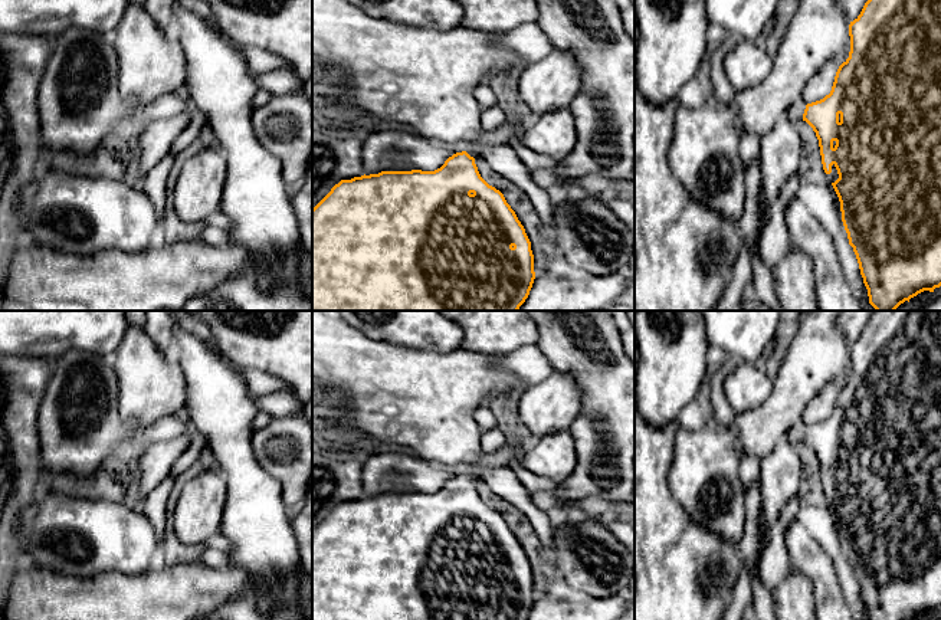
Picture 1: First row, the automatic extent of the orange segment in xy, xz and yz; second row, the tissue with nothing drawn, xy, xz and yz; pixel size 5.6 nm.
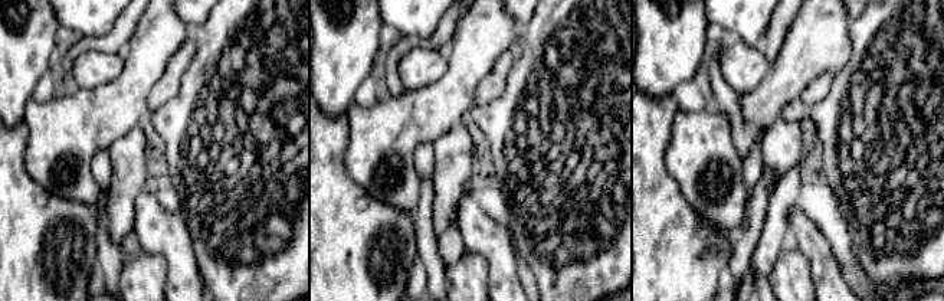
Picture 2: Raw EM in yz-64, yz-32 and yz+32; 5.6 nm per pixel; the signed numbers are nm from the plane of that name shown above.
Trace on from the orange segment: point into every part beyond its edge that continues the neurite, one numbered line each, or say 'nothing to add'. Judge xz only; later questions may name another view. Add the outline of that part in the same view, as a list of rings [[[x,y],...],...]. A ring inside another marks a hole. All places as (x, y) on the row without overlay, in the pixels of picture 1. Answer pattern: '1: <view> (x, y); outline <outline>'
1: xz (501, 458); outline [[[505,443],[496,452],[483,455],[478,463],[465,466],[465,473],[473,480],[481,480],[485,472],[495,468],[505,468],[514,459],[519,459],[519,449],[511,443]]]

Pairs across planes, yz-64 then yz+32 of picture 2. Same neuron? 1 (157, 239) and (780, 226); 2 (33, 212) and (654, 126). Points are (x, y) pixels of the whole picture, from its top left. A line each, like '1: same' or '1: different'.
1: different
2: same

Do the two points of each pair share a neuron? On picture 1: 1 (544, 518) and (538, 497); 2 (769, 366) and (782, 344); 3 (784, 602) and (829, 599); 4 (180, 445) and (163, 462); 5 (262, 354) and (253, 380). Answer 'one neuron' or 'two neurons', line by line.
1: two neurons
2: one neuron
3: two neurons
4: one neuron
5: two neurons

